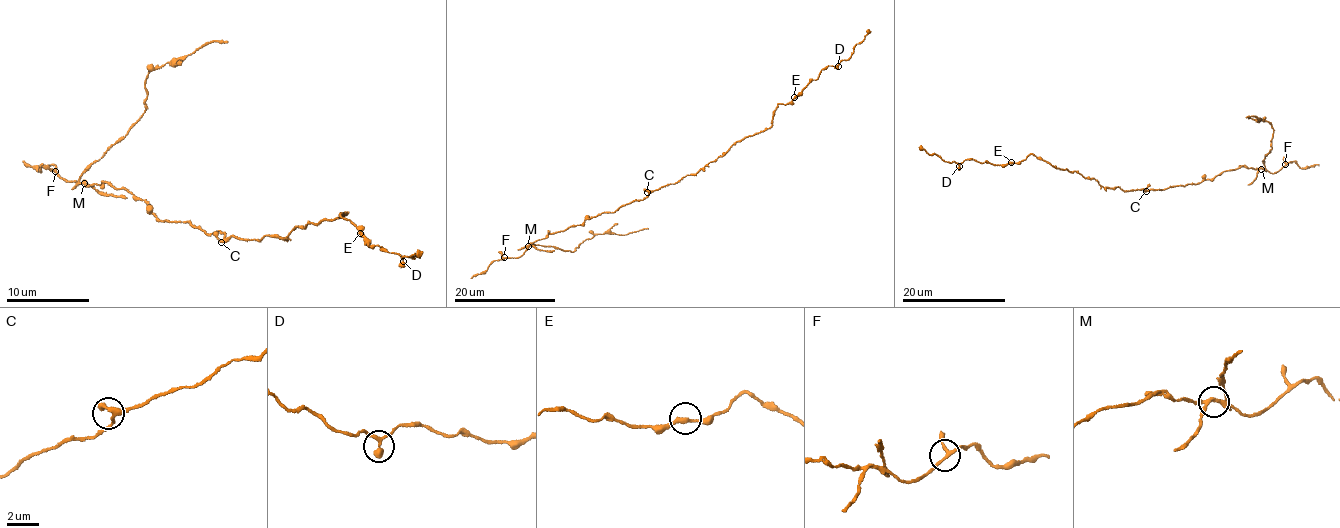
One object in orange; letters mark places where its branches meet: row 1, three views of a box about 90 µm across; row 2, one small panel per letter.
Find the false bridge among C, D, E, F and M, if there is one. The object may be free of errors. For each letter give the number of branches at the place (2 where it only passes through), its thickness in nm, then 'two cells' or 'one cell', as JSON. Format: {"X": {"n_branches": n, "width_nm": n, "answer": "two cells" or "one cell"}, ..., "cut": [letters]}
{"C": {"n_branches": 3, "width_nm": 240, "answer": "one cell"}, "D": {"n_branches": 2, "width_nm": 320, "answer": "one cell"}, "E": {"n_branches": 2, "width_nm": 280, "answer": "one cell"}, "F": {"n_branches": 3, "width_nm": 200, "answer": "one cell"}, "M": {"n_branches": 4, "width_nm": 240, "answer": "two cells"}, "cut": ["M"]}

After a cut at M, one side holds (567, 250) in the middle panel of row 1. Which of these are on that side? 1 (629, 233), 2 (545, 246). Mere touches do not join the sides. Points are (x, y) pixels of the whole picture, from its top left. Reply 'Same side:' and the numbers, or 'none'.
Same side: 1, 2

